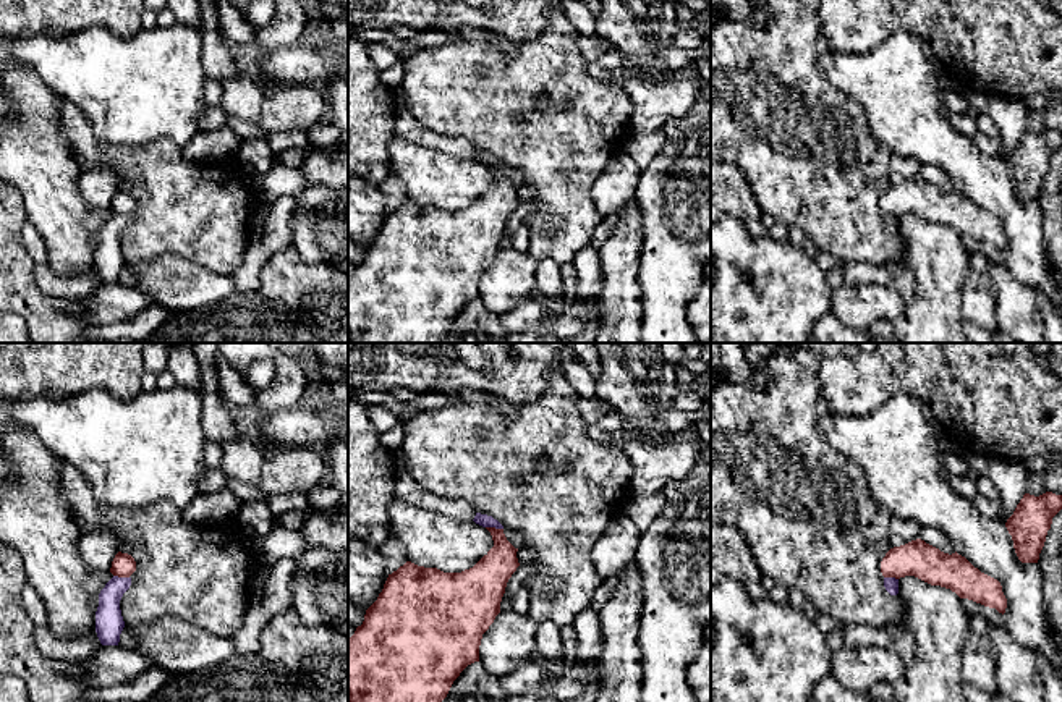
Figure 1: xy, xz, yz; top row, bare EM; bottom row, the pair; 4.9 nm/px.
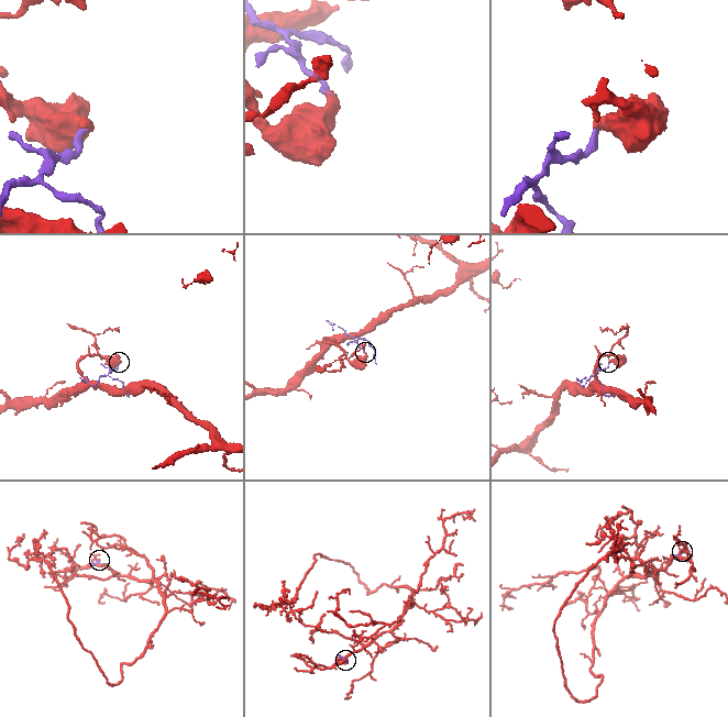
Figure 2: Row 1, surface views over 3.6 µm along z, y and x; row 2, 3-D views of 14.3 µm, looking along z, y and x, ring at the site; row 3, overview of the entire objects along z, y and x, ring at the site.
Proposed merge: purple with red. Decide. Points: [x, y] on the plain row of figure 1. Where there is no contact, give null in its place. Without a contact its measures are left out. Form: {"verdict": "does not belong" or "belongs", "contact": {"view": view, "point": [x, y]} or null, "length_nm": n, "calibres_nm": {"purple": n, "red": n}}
{"verdict": "does not belong", "contact": {"view": "xz", "point": [494, 164]}, "length_nm": 90, "calibres_nm": {"purple": 60, "red": 190}}

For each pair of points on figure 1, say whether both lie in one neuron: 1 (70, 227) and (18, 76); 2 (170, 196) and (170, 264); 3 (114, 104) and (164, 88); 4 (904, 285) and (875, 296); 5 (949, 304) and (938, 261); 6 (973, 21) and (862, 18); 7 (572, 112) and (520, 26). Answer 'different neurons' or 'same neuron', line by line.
1: same neuron
2: different neurons
3: same neuron
4: different neurons
5: same neuron
6: same neuron
7: different neurons

